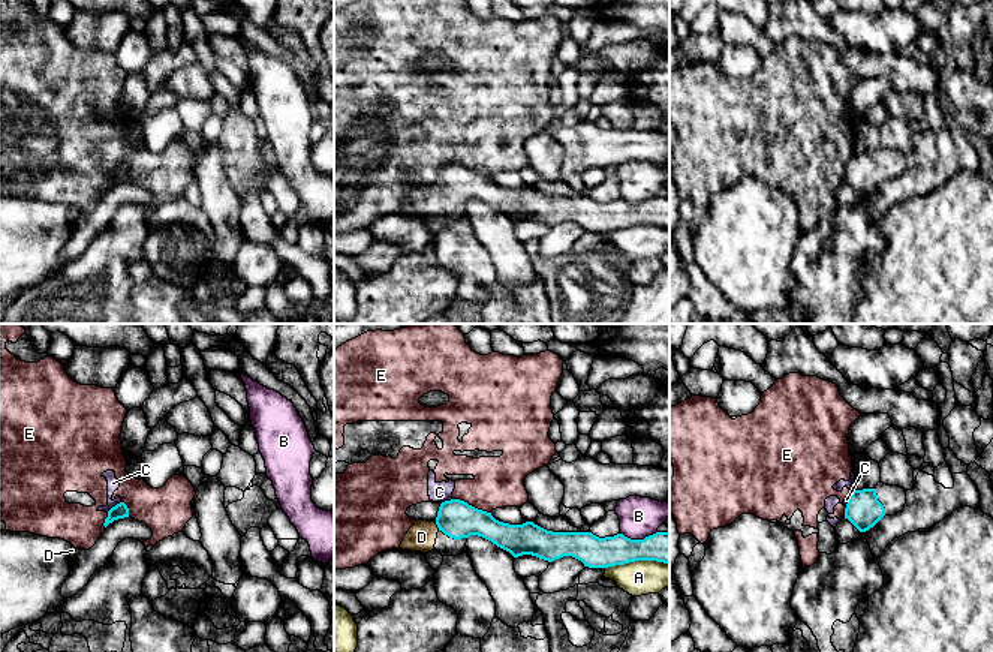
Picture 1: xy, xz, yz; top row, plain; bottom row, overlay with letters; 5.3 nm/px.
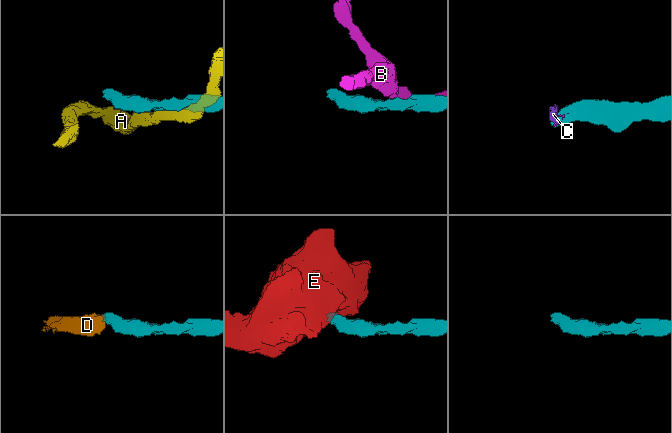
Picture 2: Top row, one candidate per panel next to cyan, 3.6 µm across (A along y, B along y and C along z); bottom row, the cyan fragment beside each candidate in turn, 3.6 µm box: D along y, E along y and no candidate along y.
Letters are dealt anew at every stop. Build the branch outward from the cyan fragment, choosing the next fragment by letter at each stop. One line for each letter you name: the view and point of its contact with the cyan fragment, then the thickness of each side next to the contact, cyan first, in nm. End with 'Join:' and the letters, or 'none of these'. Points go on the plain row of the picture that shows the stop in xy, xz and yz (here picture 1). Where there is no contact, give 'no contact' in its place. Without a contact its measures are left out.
D: contact xz (438, 191); calibres 200 and 160 nm
Join: D

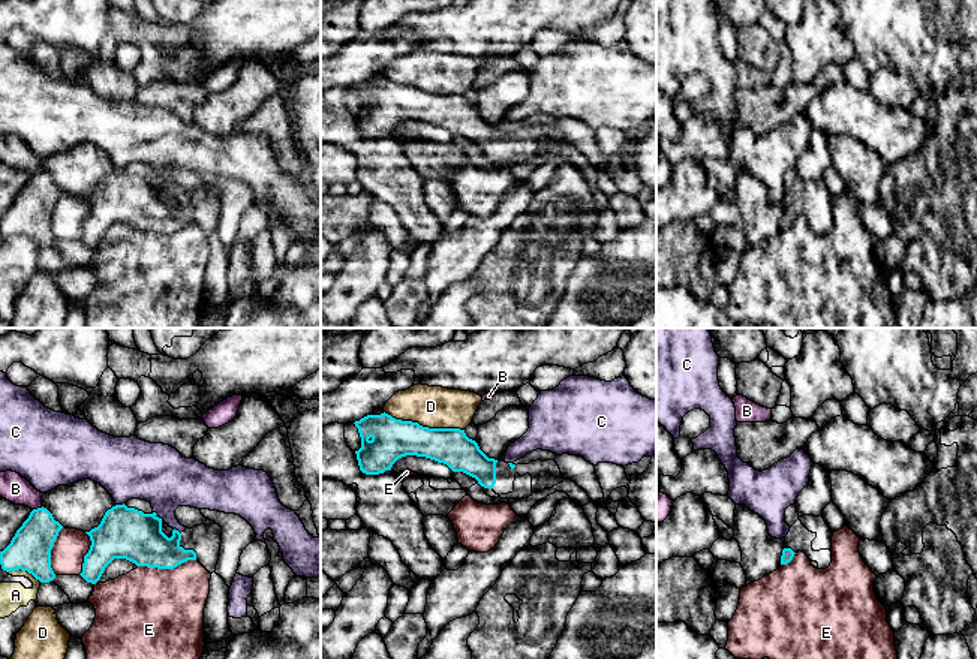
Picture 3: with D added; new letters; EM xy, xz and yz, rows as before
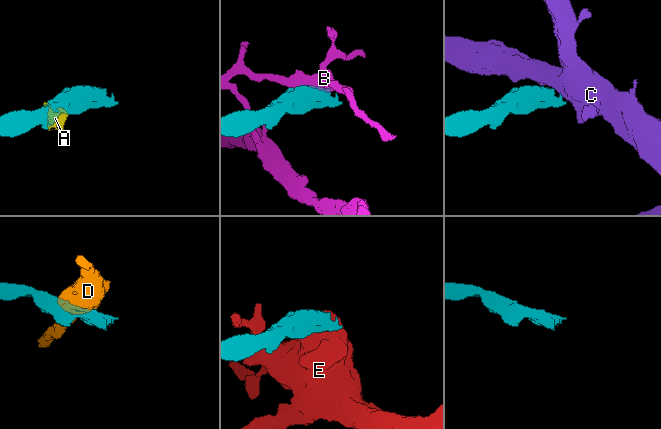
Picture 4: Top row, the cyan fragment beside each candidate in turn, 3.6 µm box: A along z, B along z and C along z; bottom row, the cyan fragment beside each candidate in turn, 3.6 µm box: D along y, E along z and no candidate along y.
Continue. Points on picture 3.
Join: none of these

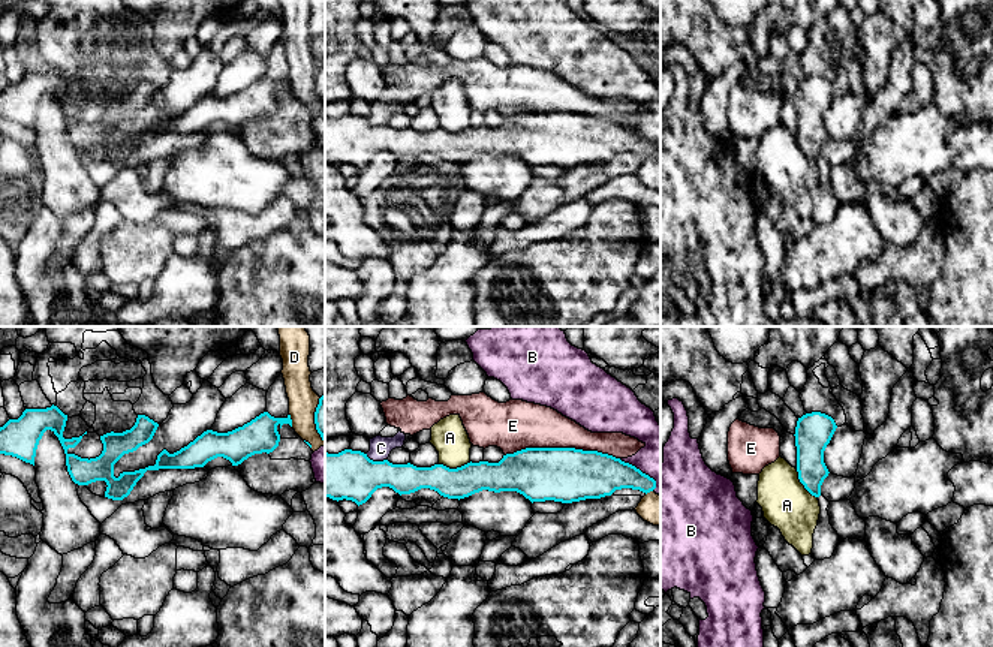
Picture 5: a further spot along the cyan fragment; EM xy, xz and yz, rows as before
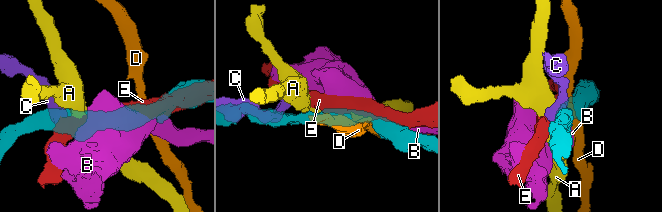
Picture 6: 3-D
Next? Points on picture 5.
Join: none of these

